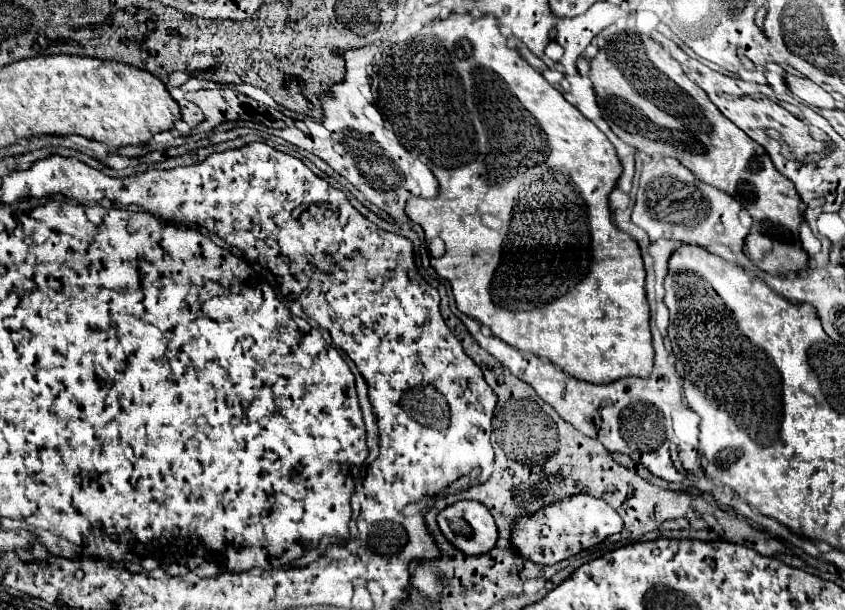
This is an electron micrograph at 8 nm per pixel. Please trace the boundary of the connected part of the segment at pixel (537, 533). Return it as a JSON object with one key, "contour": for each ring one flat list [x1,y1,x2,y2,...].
{"contour":[[577,494,577,496,557,498,555,502,543,506,533,514,517,516,513,524,511,542,519,558,531,560,541,566,549,566,569,556,575,556,621,530,623,530,621,516,605,500,593,498,589,494]]}

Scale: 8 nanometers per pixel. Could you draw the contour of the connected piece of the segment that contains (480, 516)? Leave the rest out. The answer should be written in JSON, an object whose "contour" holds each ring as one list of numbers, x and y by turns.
{"contour":[[459,500,437,514,443,536,463,554,477,556,489,552,497,542,497,526,481,502]]}

